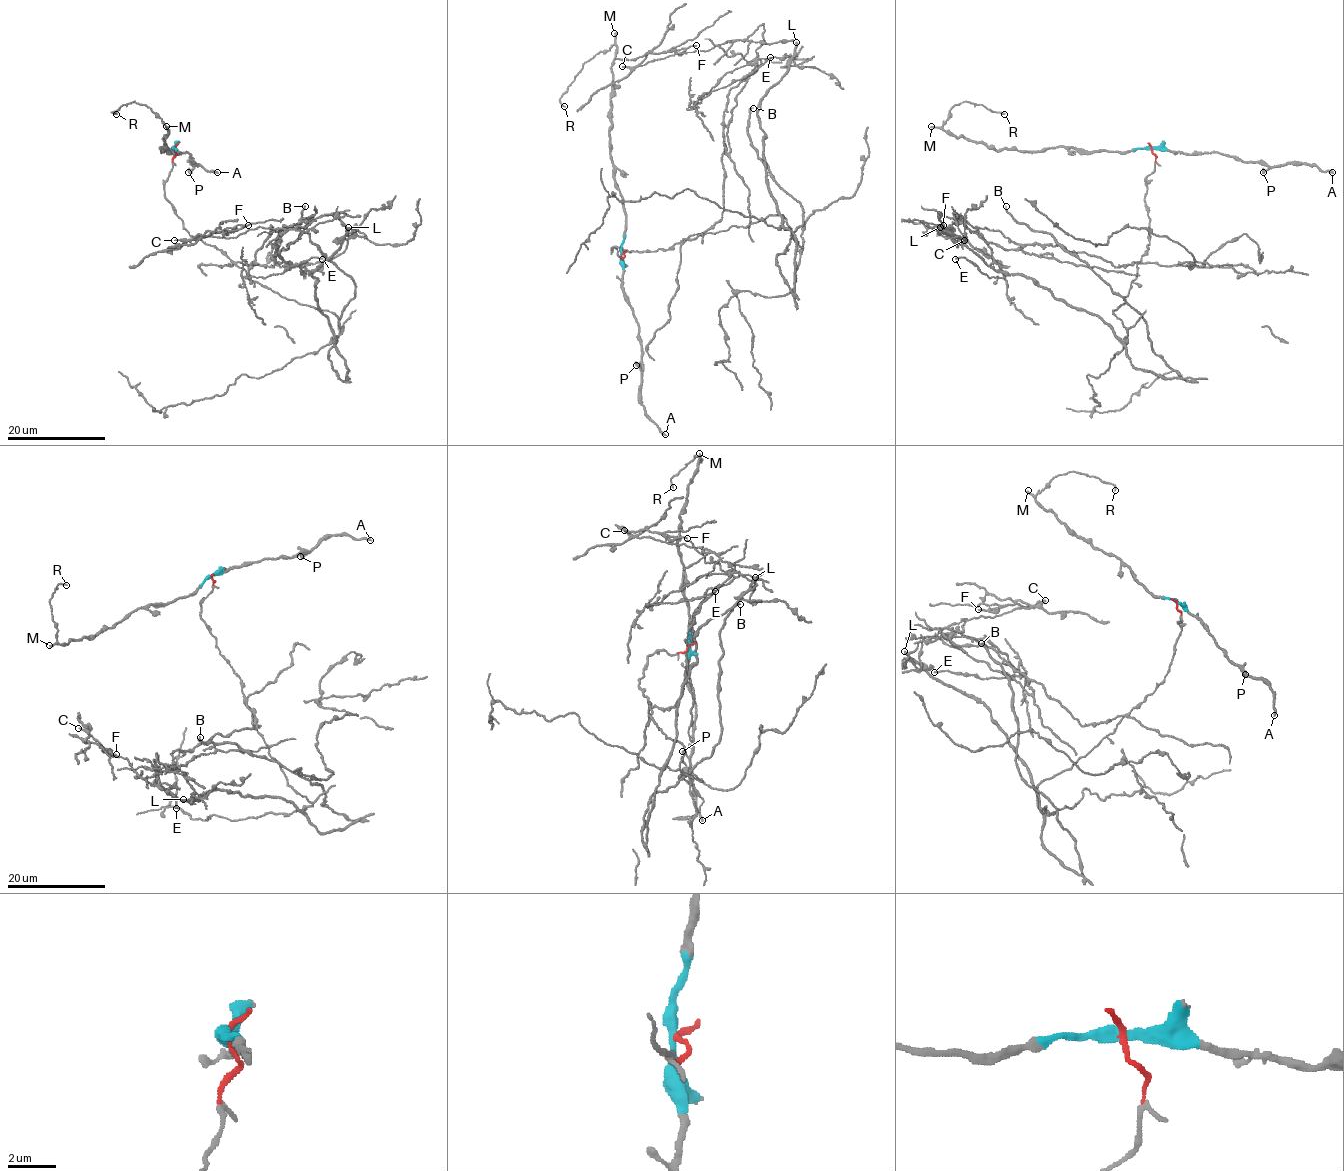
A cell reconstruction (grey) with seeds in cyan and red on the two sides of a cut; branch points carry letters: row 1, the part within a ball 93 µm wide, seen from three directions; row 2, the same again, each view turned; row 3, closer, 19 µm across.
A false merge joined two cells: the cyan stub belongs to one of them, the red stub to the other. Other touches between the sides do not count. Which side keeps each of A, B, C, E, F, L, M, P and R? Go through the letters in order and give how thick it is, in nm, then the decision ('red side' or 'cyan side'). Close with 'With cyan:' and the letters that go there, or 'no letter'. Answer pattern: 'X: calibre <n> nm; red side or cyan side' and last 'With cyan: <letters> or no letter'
A: calibre 280 nm; cyan side
B: calibre 150 nm; red side
C: calibre 160 nm; red side
E: calibre 160 nm; red side
F: calibre 180 nm; red side
L: calibre 240 nm; red side
M: calibre 240 nm; cyan side
P: calibre 500 nm; cyan side
R: calibre 160 nm; cyan side
With cyan: A, M, P, R

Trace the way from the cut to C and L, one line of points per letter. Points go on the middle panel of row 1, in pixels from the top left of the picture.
C: (621, 252), (611, 248), (669, 250), (721, 219), (727, 93), (757, 67), (721, 44), (622, 66)
L: (621, 252), (611, 248), (669, 250), (721, 219), (727, 93), (758, 60), (785, 56), (796, 65), (796, 41)

